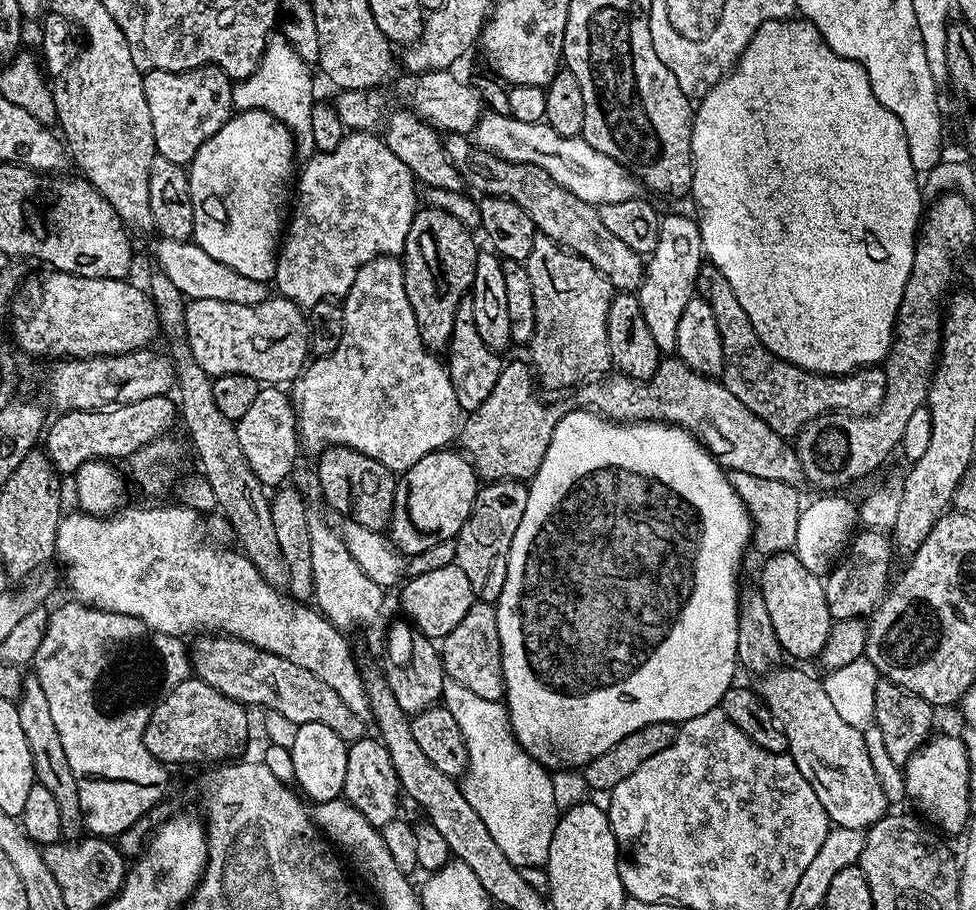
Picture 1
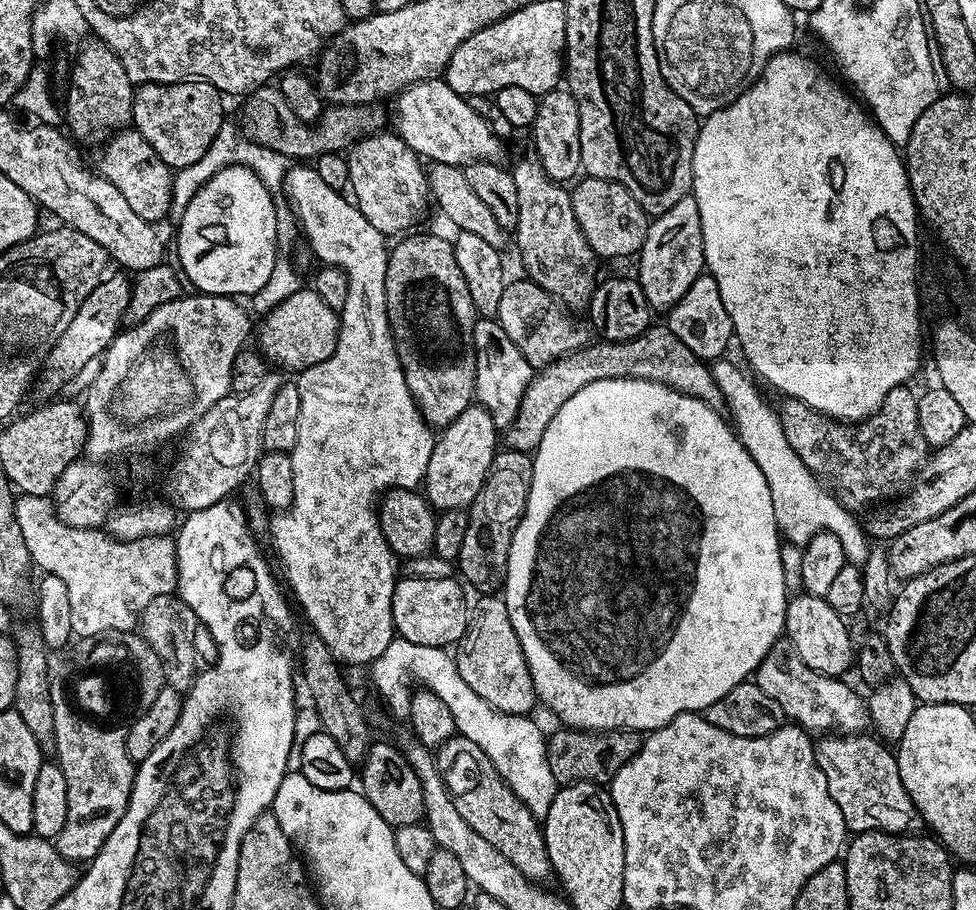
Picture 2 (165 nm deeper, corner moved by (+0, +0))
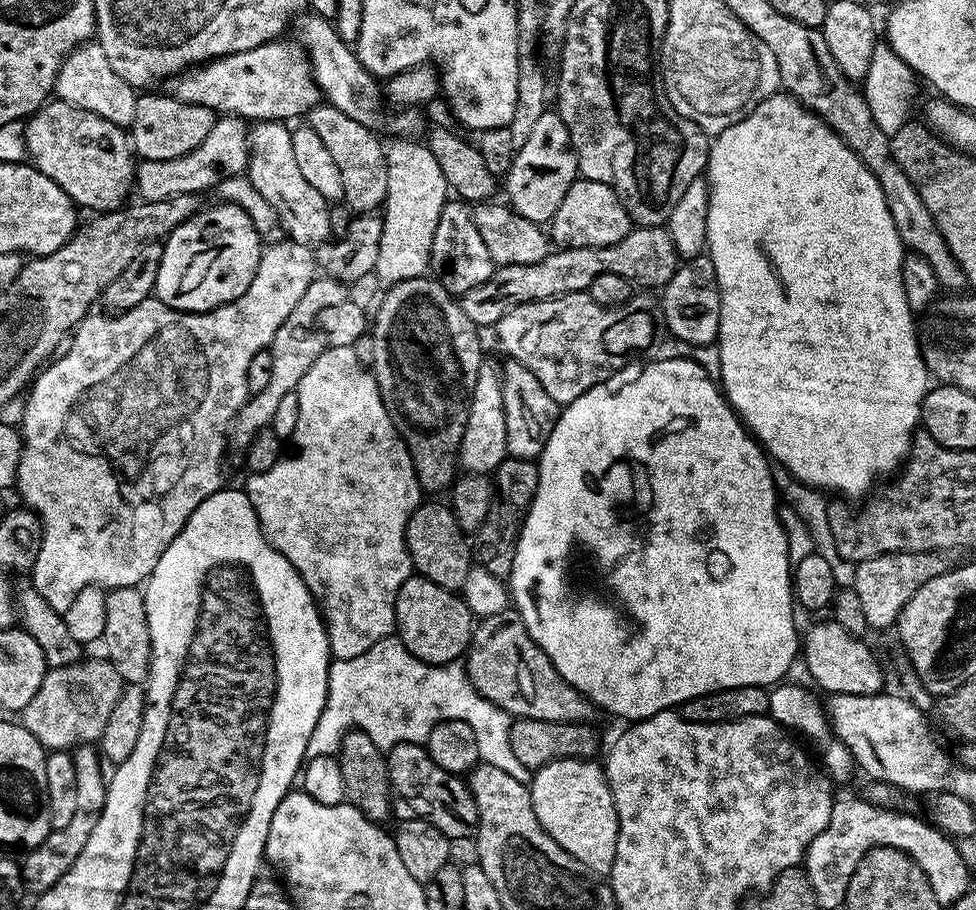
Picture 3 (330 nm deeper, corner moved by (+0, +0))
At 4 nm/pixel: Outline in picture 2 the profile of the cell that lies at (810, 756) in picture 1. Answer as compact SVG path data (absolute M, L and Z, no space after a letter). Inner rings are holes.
M824 734L815 741L816 761L826 774L830 798L842 810L844 827L849 833L895 832L904 834L918 820L910 795L899 777L893 749L872 734Z

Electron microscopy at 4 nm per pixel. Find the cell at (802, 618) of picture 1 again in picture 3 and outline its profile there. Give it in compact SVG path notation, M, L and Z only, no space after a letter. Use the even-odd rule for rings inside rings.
M831 618L813 623L802 636L802 664L812 675L811 683L817 689L825 688L828 694L866 694L873 696L884 692L884 672L876 661L876 656L864 645L861 637L850 634L842 625Z

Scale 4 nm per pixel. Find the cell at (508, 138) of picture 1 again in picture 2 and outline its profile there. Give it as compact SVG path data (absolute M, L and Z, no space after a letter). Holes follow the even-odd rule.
M444 78L411 84L395 100L396 113L390 116L391 123L392 120L396 123L394 132L425 161L463 166L474 160L496 162L501 159L500 155L504 152L500 145L501 137L492 131L488 121L473 110L465 97L459 96L447 85Z

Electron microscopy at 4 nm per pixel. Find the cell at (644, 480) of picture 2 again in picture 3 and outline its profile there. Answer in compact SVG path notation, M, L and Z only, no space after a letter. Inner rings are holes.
M676 357L676 358L670 358L670 359L669 359L669 360L666 360L666 361L654 361L654 362L652 362L652 363L649 363L649 362L648 362L648 363L645 363L645 364L644 364L644 365L643 365L643 367L641 367L641 368L644 368L644 369L642 369L642 370L641 370L641 372L640 372L640 373L638 373L638 374L637 374L637 376L636 376L636 377L634 377L634 378L633 378L633 380L631 380L631 378L630 378L630 377L628 377L628 374L617 374L617 375L614 375L614 376L612 376L612 377L610 377L610 379L609 379L609 380L604 380L604 381L603 381L603 382L602 382L602 383L601 383L601 384L595 384L595 386L594 386L594 387L592 387L592 388L591 388L591 389L590 389L590 390L586 390L586 394L582 394L582 395L581 395L581 396L579 396L579 397L578 397L578 398L574 398L574 402L570 402L570 403L569 403L569 404L565 404L565 405L563 405L563 408L562 408L562 411L561 411L561 413L560 413L560 417L558 417L558 418L557 418L557 419L556 419L556 425L555 425L555 426L554 426L554 430L553 430L553 431L552 431L552 433L551 433L551 434L550 434L550 438L549 438L549 439L548 439L548 441L547 441L547 442L546 442L546 446L545 446L545 447L544 447L544 449L543 449L543 450L542 450L542 454L541 454L541 455L540 455L540 456L539 456L539 458L538 458L538 467L539 467L539 469L540 469L540 477L539 477L539 478L538 478L538 490L537 490L537 491L536 491L536 493L535 493L535 494L534 494L534 498L533 498L533 499L532 499L532 504L531 504L531 506L530 506L530 507L529 507L529 508L528 508L528 514L527 514L527 516L525 516L525 517L524 517L524 523L523 523L523 524L521 524L521 525L520 525L520 540L519 540L519 542L518 542L518 543L516 543L516 553L515 553L515 554L514 554L514 566L513 566L513 567L512 567L512 575L511 575L511 577L510 577L510 600L511 600L511 603L512 603L512 604L513 604L513 605L514 605L514 611L515 611L515 612L517 612L517 613L518 613L518 614L519 614L519 615L520 615L520 617L521 617L521 618L522 618L522 622L523 622L523 623L524 623L524 625L525 625L525 626L526 626L526 630L527 630L527 631L528 631L528 633L529 633L529 634L530 634L530 638L531 638L531 639L532 639L532 640L533 640L533 642L535 642L535 644L537 644L537 645L538 645L538 646L539 646L539 647L540 647L540 649L541 649L541 650L542 650L542 651L543 651L543 652L544 652L544 653L545 653L545 654L546 654L546 658L550 658L550 662L551 662L551 663L552 663L552 665L553 665L553 666L554 666L554 670L558 670L558 674L562 674L562 678L563 678L563 679L564 679L564 681L565 681L565 682L566 682L566 683L568 683L568 684L569 684L569 685L570 685L570 686L574 686L574 690L578 690L578 691L579 691L579 692L580 692L580 695L581 695L581 696L583 696L583 697L584 697L584 699L586 699L586 700L591 700L591 701L592 701L592 703L593 703L593 705L595 705L595 707L596 707L596 708L597 708L597 709L600 709L600 708L605 708L605 710L606 710L606 711L608 711L608 712L609 712L609 714L610 714L610 715L612 715L612 716L621 716L621 718L622 718L622 719L624 719L624 720L628 720L628 721L624 721L624 722L635 722L635 721L638 721L638 720L645 720L645 719L646 719L646 718L650 718L650 717L651 717L651 716L653 716L653 715L654 715L654 714L658 714L658 713L659 713L659 712L666 712L666 711L669 711L669 710L672 710L672 709L675 709L675 708L676 708L676 707L677 707L677 706L679 706L679 705L682 705L682 704L685 704L685 702L686 702L686 701L687 701L687 700L689 700L689 699L690 699L690 698L698 698L698 697L699 697L699 696L701 696L701 695L702 695L702 694L710 694L710 693L711 693L711 692L716 692L716 691L718 691L718 689L719 689L719 688L733 688L733 687L734 687L734 686L775 686L775 685L777 685L777 684L779 684L779 683L781 683L781 681L783 681L783 680L784 680L784 679L785 679L785 677L787 677L787 676L784 676L784 675L786 675L786 674L787 674L787 672L788 672L788 671L790 671L790 670L791 670L791 668L792 668L792 663L794 663L794 662L795 662L795 660L796 660L796 663L797 663L797 660L798 660L798 635L797 635L797 634L796 634L796 632L795 632L795 630L794 630L794 625L793 625L793 619L792 619L792 618L791 618L791 606L792 606L792 604L793 604L793 601L794 601L794 591L793 591L793 571L794 571L794 568L793 568L793 566L792 566L792 565L790 565L790 564L789 564L789 563L788 563L788 556L787 556L787 542L786 542L786 534L784 534L784 533L783 533L783 528L782 528L782 526L781 526L781 525L780 525L780 524L779 524L779 514L778 514L778 512L777 512L777 507L778 507L778 491L777 491L777 488L776 488L776 484L775 484L775 482L774 482L774 480L773 480L773 469L772 469L772 468L771 468L771 467L769 467L769 468L768 468L768 464L769 464L769 465L770 465L770 460L769 460L769 457L768 457L768 456L767 456L767 455L766 455L766 453L765 453L765 451L764 451L764 449L763 449L763 447L761 447L761 445L760 445L760 444L759 444L759 443L758 443L758 441L757 441L757 439L756 439L756 437L755 437L755 436L753 436L753 435L752 435L752 433L751 433L751 432L749 432L749 431L748 431L748 429L747 429L747 428L745 428L745 426L744 426L744 423L742 423L742 421L741 421L741 420L740 420L740 418L739 418L739 416L737 416L737 415L736 415L736 411L735 411L735 410L733 410L733 409L732 409L732 406L731 406L731 404L729 404L729 403L728 403L728 401L727 401L727 400L725 400L725 399L724 399L724 393L723 393L723 391L722 391L722 389L721 389L721 387L720 387L720 385L719 385L719 383L717 383L717 381L716 381L716 380L715 380L715 379L713 379L713 377L711 377L711 376L708 376L708 374L707 374L707 372L706 372L706 370L704 370L704 369L703 369L703 368L702 368L702 366L700 366L700 365L699 365L699 364L698 364L698 362L696 362L696 361L694 361L694 360L692 360L692 359L684 359L684 358L682 358L682 357Z

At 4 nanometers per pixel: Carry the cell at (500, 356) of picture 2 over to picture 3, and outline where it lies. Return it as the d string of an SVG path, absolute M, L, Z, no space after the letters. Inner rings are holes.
M511 358L505 361L505 364L502 364L500 385L502 386L502 406L506 414L508 456L519 460L535 461L542 454L562 408L554 402L554 398L550 398L550 394L546 394L542 382L538 382L538 378L534 378L534 374L526 370L526 366L522 366Z

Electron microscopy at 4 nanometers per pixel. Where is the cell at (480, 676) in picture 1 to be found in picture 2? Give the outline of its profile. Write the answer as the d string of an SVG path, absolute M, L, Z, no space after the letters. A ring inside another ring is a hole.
M484 594L479 597L480 601L473 603L468 610L468 621L466 622L466 630L462 634L462 638L454 645L454 659L458 666L458 674L462 674L462 682L466 682L466 686L470 686L470 690L474 690L474 694L478 694L478 698L482 698L492 708L497 708L499 712L506 714L514 714L515 716L527 716L533 710L532 707L537 707L538 701L536 691L534 690L534 682L530 678L530 670L526 658L522 654L522 646L518 642L518 634L514 634L514 626L510 622L510 614L506 610L506 602L496 594Z

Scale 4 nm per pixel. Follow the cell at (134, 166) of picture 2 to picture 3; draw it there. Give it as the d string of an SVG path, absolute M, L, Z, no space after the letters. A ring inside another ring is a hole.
M59 98L47 101L27 119L24 144L33 165L62 187L62 190L66 190L68 197L81 209L93 208L91 211L96 214L114 212L127 201L124 199L128 192L130 196L133 191L138 160L129 133L114 122L106 122L106 118L98 118L98 114L90 114L90 110L70 106Z

